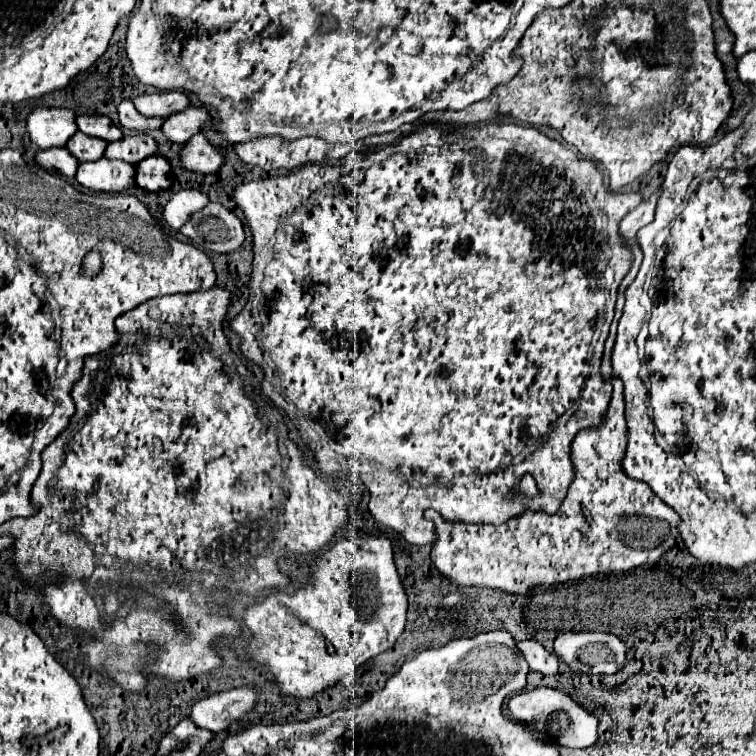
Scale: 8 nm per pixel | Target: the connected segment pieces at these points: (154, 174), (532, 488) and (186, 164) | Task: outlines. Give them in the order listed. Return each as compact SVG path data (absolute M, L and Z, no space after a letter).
M152 155L140 163L136 163L136 187L144 191L160 191L172 185L174 177L170 173L170 163L160 157Z
M524 475L516 491L522 493L522 495L536 495L536 493L538 493L538 489L536 489L536 481L534 481L530 475Z
M202 133L194 135L180 149L180 163L188 171L196 173L216 173L224 163L224 157L216 147L212 147Z

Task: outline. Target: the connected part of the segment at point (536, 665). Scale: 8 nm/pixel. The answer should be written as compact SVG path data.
M520 641L518 643L524 659L528 661L530 671L538 671L542 675L556 675L560 659L554 653L548 653L538 641Z

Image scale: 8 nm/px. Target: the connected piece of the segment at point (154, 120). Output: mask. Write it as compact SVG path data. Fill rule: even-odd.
M128 99L118 105L118 119L120 119L122 127L126 127L130 131L138 131L138 133L148 133L148 131L160 129L162 123L164 123L164 119L160 119L160 117L144 117L144 115L140 115L134 109L132 101L128 101Z

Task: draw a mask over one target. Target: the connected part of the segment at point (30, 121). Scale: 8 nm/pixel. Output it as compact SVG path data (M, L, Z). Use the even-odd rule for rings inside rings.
M36 107L26 117L26 129L30 141L38 149L50 149L50 147L64 147L78 127L72 109Z

